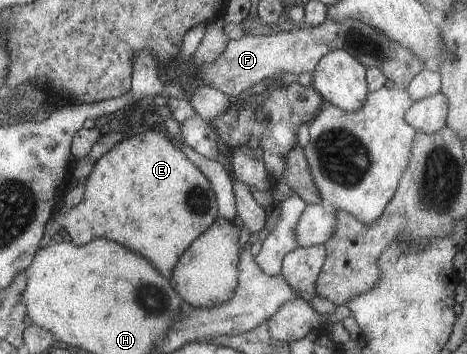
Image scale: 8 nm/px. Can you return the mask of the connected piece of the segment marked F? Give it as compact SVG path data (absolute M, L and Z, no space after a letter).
M326 17L326 19L317 26L309 26L303 22L290 31L275 33L275 35L269 35L264 32L260 36L252 37L251 35L243 35L240 39L237 39L237 41L229 40L225 50L214 63L202 66L201 68L195 68L196 73L191 77L201 77L204 84L214 86L218 91L235 99L235 96L241 93L241 91L265 79L269 81L285 73L294 74L295 76L301 73L311 74L320 58L327 51L333 49L343 49L345 52L348 52L349 55L359 60L365 69L379 69L387 80L391 80L394 86L401 90L406 89L409 83L424 70L424 63L419 56L411 52L408 48L402 47L393 39L390 39L384 32L378 31L376 28L371 28L369 25L363 24L360 20L345 19L344 21L337 22Z

